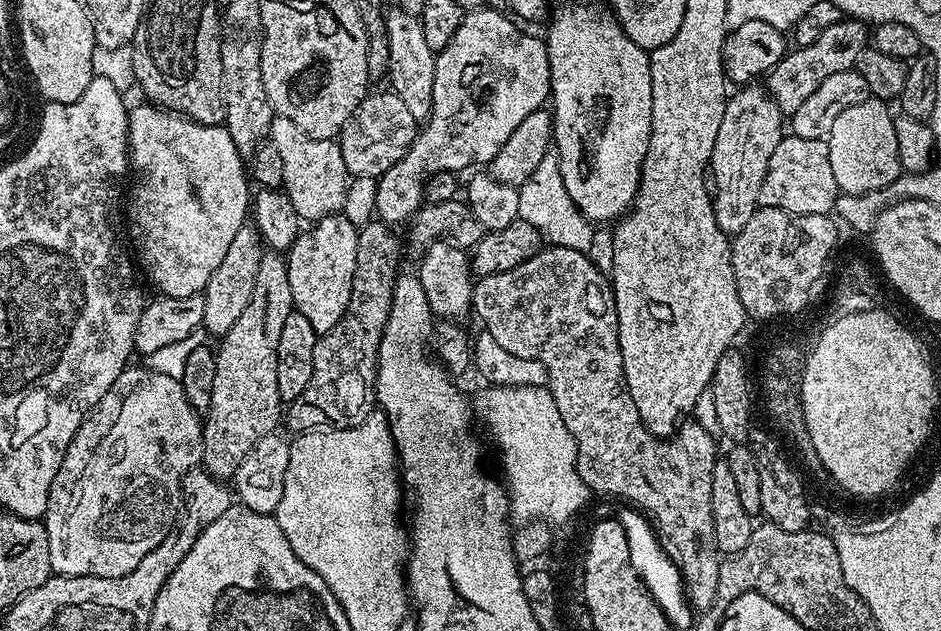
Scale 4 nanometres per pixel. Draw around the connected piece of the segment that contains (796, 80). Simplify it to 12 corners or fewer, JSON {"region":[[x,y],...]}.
{"region":[[841,19],[771,68],[766,88],[791,114],[830,78],[855,69],[870,40]]}

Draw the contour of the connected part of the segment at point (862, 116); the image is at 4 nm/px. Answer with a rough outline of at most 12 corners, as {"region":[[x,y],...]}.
{"region":[[870,98],[826,137],[841,193],[900,177],[894,112]]}

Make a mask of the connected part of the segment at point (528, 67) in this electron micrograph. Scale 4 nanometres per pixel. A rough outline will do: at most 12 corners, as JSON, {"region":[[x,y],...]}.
{"region":[[491,6],[436,53],[432,112],[376,180],[397,226],[431,173],[491,165],[549,103],[547,43]]}

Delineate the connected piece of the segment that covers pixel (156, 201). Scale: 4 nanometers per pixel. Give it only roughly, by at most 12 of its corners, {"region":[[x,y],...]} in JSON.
{"region":[[128,113],[126,232],[159,295],[198,296],[249,219],[227,128]]}

